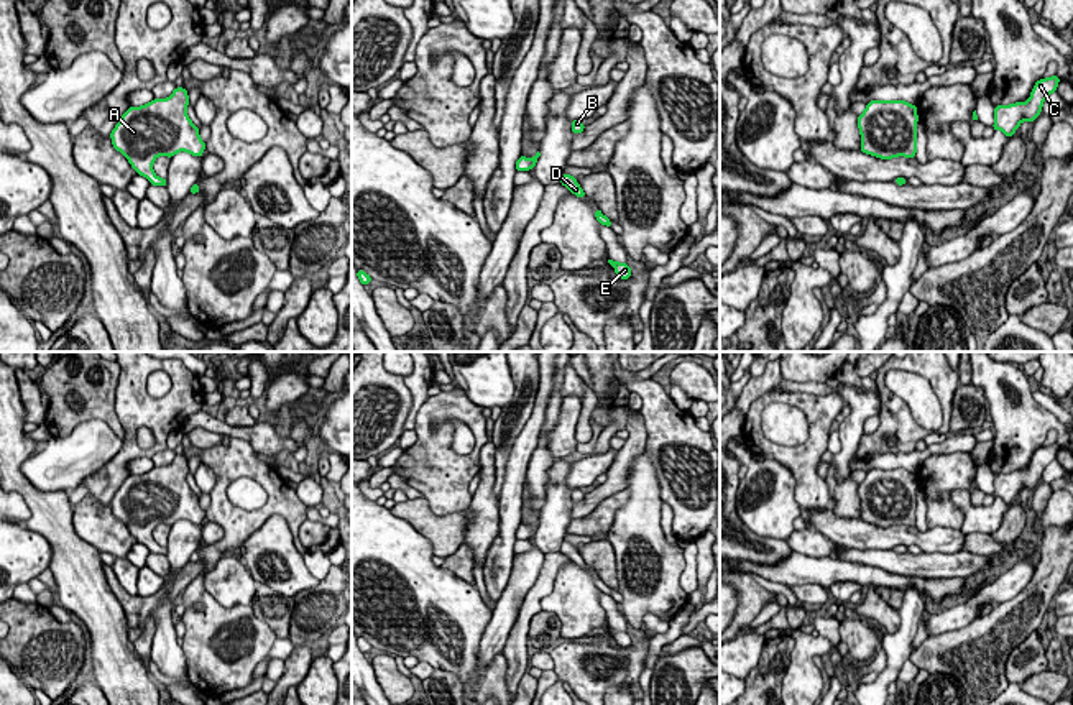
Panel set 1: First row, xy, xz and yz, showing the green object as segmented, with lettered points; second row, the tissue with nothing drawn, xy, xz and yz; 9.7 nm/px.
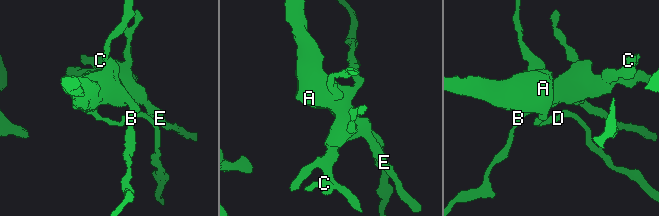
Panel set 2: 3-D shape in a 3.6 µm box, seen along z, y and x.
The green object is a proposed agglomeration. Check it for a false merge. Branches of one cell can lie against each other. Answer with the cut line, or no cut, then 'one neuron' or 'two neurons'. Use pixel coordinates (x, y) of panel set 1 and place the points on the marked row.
no cut; one neuron

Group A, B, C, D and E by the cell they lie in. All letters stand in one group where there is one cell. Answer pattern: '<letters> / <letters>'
A B C D E

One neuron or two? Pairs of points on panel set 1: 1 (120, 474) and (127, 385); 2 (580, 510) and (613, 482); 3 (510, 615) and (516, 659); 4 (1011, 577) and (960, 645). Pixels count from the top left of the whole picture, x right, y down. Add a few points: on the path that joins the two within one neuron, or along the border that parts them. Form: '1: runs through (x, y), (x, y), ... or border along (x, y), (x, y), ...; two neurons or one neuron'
1: runs through (128, 452), (130, 406); one neuron
2: runs through (589, 503), (605, 490); one neuron
3: border along (526, 592), (518, 618), (501, 651); two neurons
4: border along (985, 613), (980, 617); two neurons

